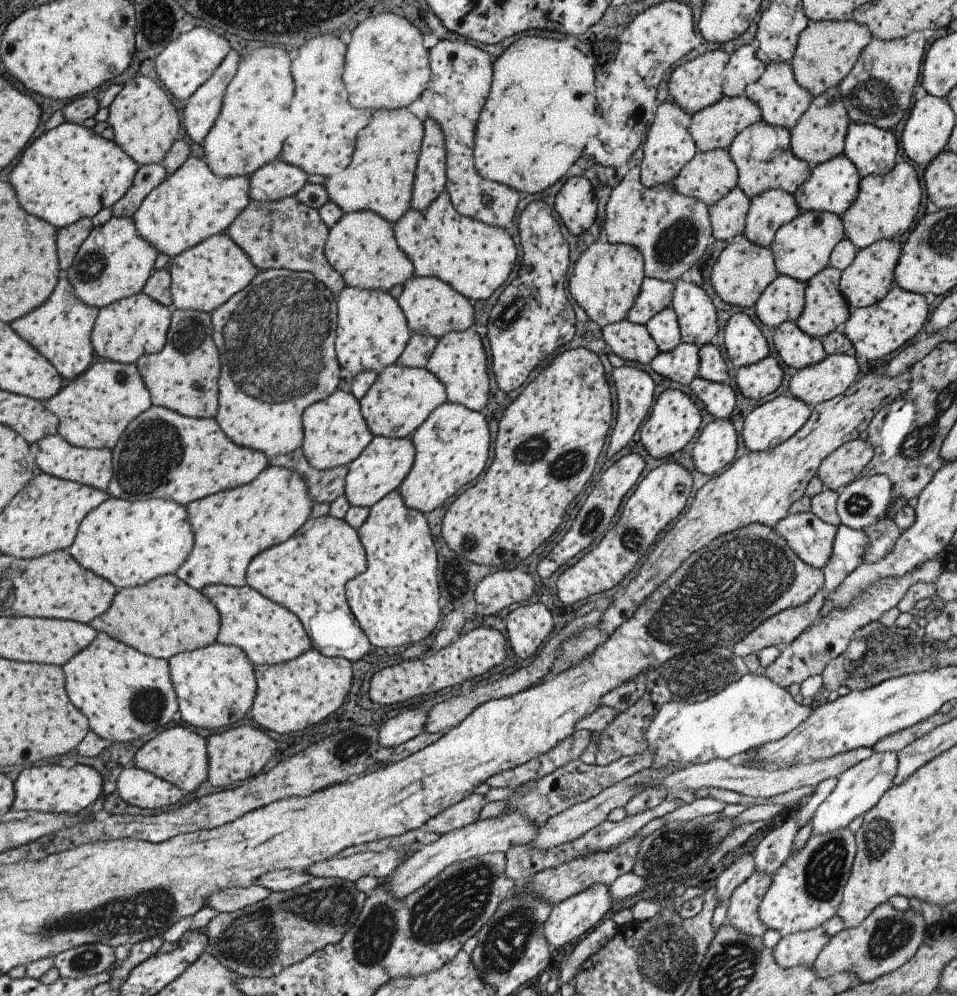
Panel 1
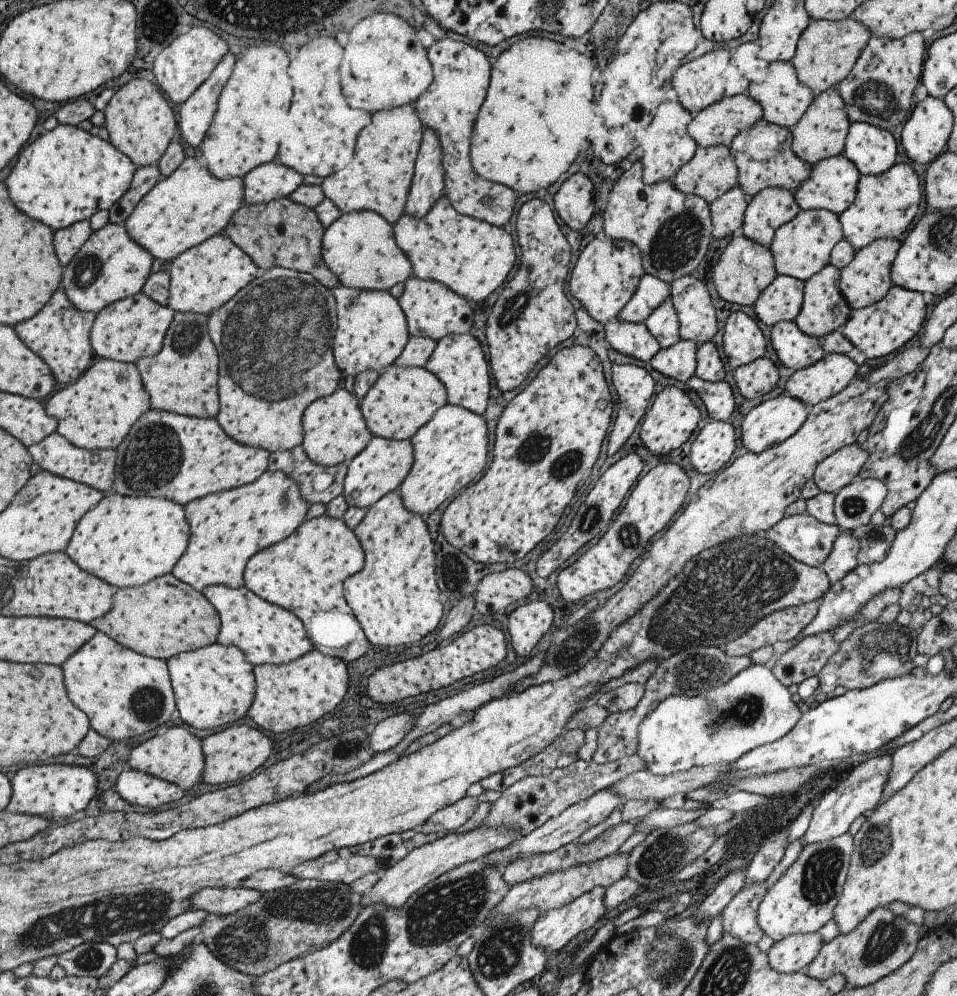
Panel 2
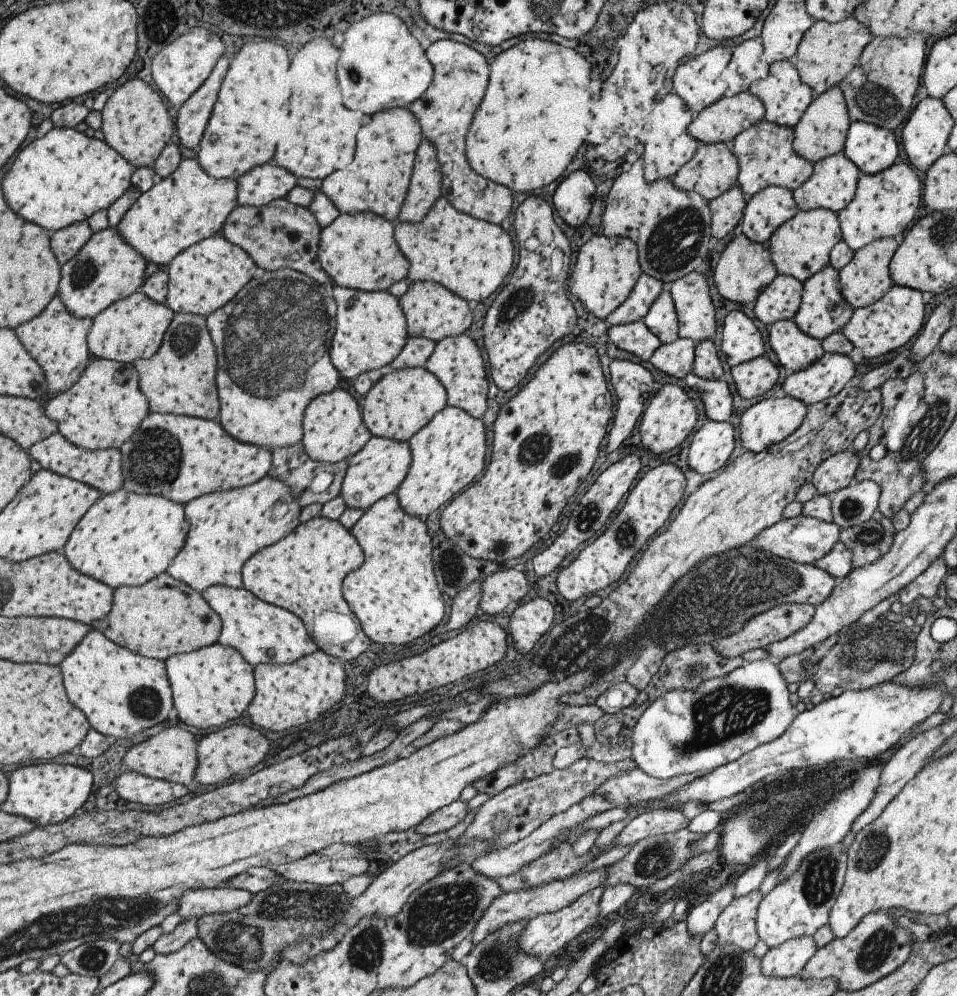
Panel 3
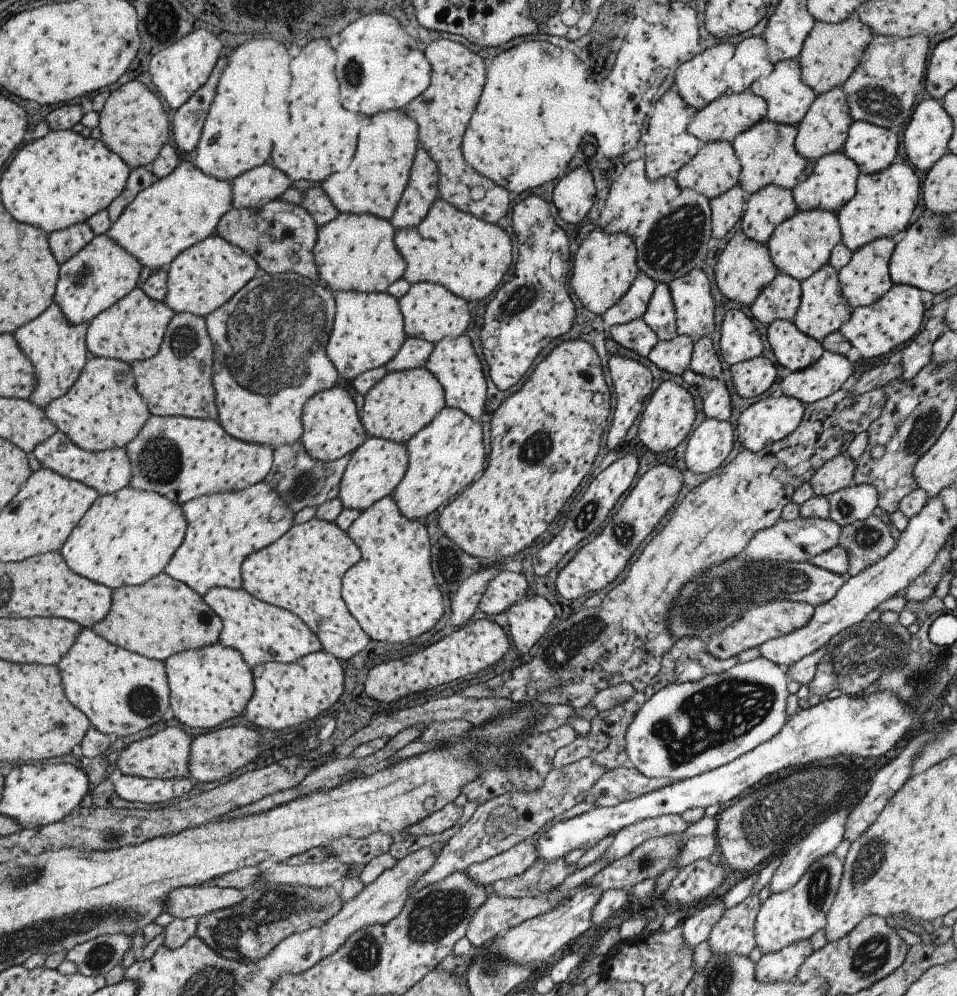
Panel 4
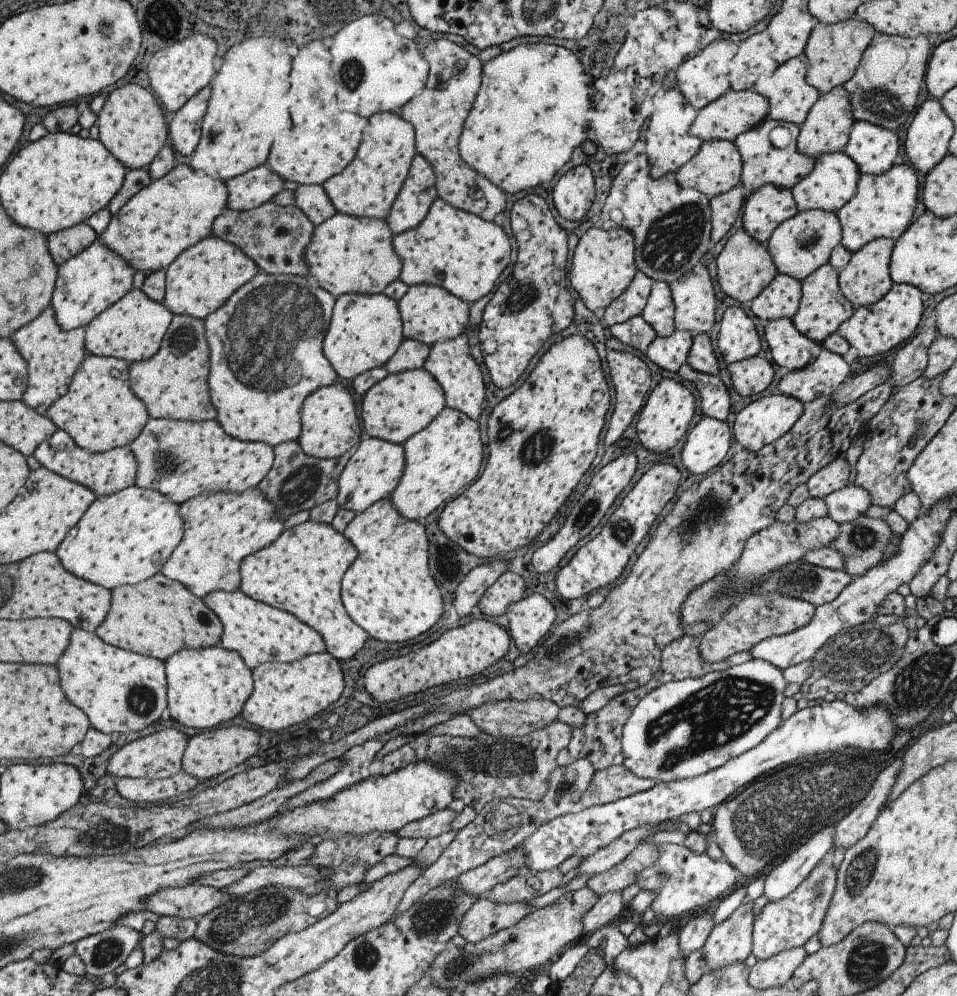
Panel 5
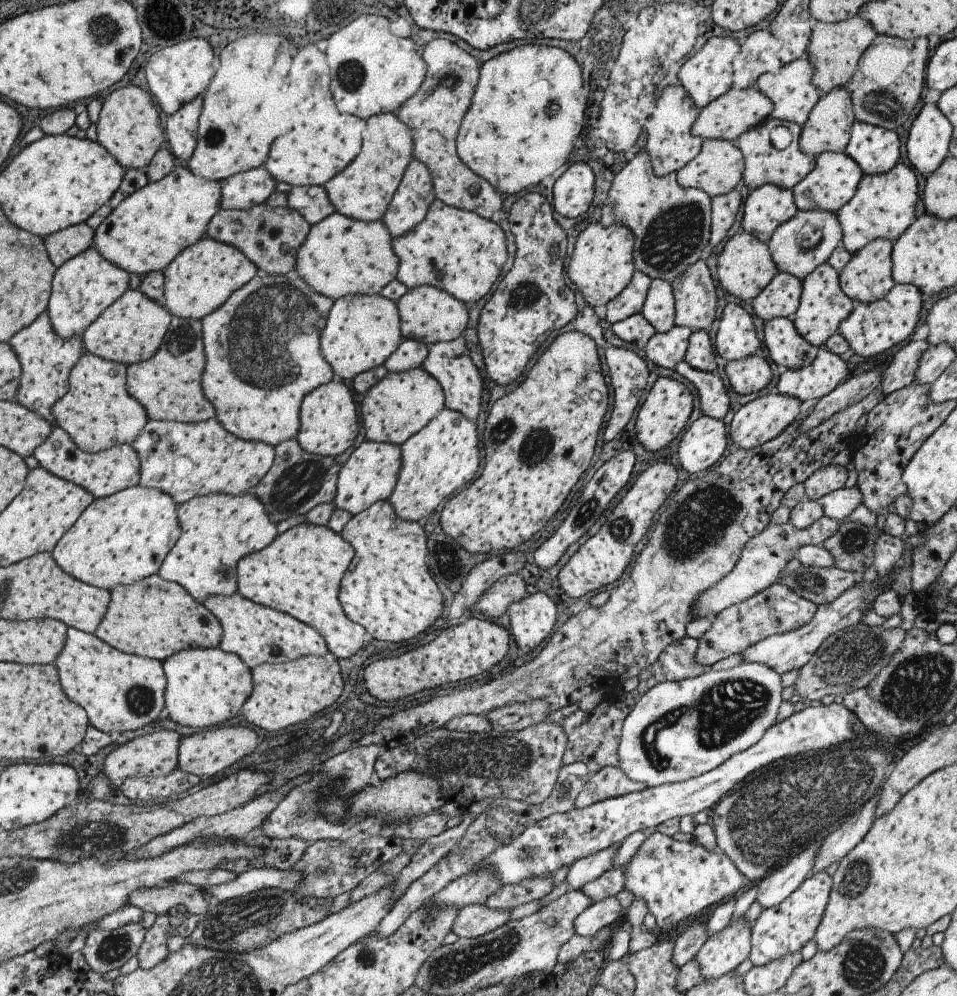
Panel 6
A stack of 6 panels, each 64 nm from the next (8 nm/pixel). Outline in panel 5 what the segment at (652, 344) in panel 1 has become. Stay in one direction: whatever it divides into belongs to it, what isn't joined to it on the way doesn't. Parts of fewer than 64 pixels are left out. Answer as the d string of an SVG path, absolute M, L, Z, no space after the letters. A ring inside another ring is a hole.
M642 316L630 318L630 320L624 323L617 323L609 329L614 338L624 345L628 344L628 346L640 350L644 354L652 340L657 336L654 328L649 326Z

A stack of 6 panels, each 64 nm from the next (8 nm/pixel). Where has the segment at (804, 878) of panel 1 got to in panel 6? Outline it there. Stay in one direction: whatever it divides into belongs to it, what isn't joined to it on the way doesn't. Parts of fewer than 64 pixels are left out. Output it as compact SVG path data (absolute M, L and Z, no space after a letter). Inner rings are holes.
M820 870L814 876L806 878L802 885L794 890L781 904L763 910L751 927L751 950L748 958L753 966L766 966L772 960L794 954L802 950L808 941L813 940L820 920L824 915L833 879L828 872Z

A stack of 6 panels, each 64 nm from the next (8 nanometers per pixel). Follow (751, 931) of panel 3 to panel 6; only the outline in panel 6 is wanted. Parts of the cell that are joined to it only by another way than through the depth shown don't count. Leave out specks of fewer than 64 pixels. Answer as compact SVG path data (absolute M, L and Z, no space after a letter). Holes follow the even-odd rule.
M738 918L718 934L710 936L694 960L700 966L702 980L722 978L748 959L751 950L751 927L746 918Z

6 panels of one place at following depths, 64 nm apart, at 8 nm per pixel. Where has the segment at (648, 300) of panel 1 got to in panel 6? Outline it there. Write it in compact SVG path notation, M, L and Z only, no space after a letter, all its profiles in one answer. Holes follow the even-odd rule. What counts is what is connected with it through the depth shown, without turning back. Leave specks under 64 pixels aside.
M635 270L628 286L606 305L605 319L614 325L616 322L641 313L650 284L651 279L646 274Z

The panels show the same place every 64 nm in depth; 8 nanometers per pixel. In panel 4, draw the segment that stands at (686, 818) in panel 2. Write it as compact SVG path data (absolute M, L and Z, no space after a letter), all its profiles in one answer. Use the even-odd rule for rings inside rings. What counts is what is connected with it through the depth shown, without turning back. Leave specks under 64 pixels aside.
M666 814L666 816L656 816L656 818L646 818L640 820L632 826L626 826L616 834L614 842L608 847L598 860L605 860L608 864L628 856L634 848L646 842L646 840L682 833L688 829L690 824L686 823L682 816L676 814Z

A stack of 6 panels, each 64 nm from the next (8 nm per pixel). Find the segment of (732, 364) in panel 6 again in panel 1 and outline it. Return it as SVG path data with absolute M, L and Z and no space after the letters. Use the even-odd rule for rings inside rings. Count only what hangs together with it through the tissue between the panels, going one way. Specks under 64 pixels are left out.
M770 355L757 363L740 367L736 372L736 384L746 398L760 400L782 384L783 376L778 360Z

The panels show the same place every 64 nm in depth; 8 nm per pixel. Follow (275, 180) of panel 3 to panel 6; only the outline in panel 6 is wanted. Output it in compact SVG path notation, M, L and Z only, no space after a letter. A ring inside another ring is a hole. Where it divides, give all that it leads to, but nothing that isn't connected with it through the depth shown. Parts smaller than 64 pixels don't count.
M263 166L234 174L219 182L220 209L244 211L265 203L276 191L276 181Z

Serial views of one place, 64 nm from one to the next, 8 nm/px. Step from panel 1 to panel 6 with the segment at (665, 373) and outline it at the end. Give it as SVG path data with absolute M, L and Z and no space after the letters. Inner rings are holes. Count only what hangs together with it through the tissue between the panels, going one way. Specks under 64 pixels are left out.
M674 326L664 333L656 332L646 342L644 352L655 365L673 370L678 362L684 360L692 332L682 326Z

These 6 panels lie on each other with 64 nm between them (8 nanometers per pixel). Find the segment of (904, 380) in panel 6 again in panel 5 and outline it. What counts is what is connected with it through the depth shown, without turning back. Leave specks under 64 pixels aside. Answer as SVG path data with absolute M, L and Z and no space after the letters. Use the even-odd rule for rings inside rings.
M928 326L922 334L910 340L904 348L898 349L890 370L891 386L908 386L910 382L920 378L928 365L930 346L936 340L936 327Z

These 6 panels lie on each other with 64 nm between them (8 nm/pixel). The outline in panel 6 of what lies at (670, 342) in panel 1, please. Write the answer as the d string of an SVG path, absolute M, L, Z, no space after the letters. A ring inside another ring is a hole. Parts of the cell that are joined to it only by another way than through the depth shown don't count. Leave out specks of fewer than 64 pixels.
M652 279L641 314L658 333L675 326L675 299L670 282Z

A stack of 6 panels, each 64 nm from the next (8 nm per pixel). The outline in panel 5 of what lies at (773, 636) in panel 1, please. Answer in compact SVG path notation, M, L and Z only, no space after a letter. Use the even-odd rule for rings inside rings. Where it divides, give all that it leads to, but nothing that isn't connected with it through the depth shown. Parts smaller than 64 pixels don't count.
M754 594L744 597L736 606L724 612L718 624L700 636L700 656L708 663L719 663L738 652L751 650L756 644L775 635L789 634L807 626L814 617L816 606L804 600L780 594Z

